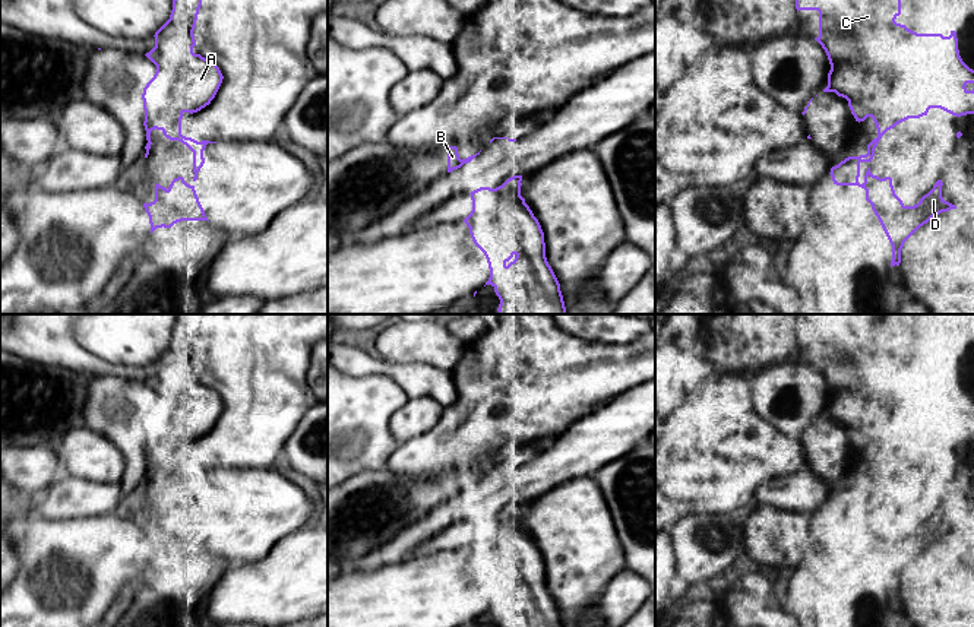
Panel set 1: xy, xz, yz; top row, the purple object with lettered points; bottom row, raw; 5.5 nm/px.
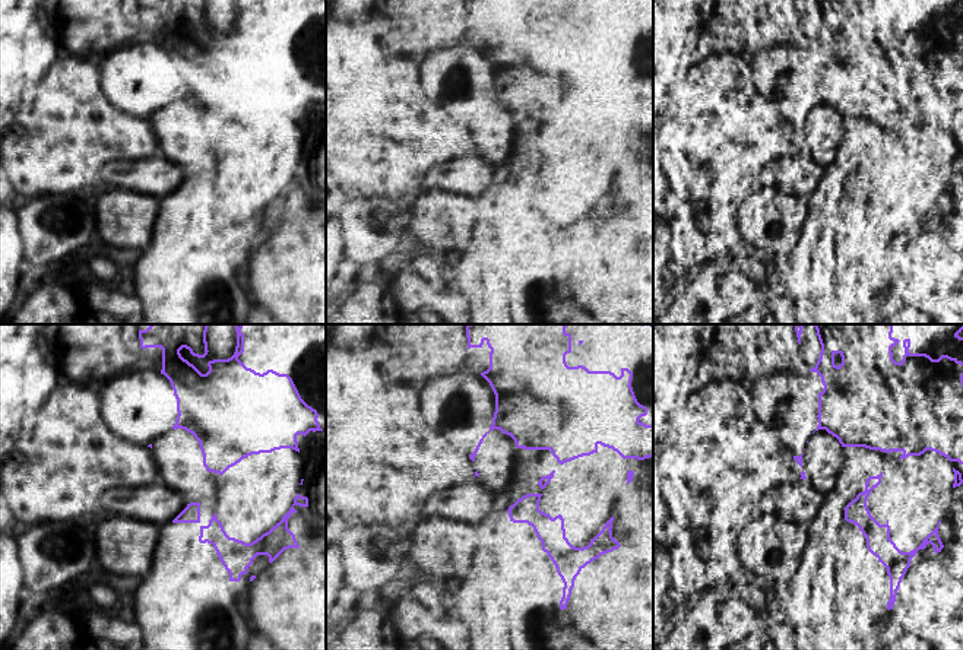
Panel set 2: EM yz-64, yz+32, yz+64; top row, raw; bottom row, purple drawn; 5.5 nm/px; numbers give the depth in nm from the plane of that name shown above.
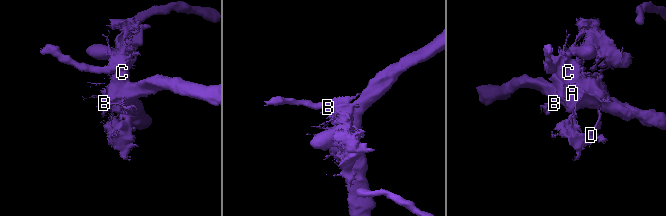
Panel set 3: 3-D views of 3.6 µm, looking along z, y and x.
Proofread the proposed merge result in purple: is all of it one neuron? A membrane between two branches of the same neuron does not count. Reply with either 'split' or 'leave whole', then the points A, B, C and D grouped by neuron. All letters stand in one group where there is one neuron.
leave whole; groups A B C D

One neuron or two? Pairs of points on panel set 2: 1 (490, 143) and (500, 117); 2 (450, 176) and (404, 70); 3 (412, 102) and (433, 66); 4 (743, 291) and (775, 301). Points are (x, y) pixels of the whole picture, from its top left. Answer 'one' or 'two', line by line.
1: one
2: two
3: two
4: one

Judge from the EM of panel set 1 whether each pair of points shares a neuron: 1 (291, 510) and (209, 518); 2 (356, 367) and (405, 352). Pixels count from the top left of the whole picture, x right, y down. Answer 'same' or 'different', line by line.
1: same
2: different

